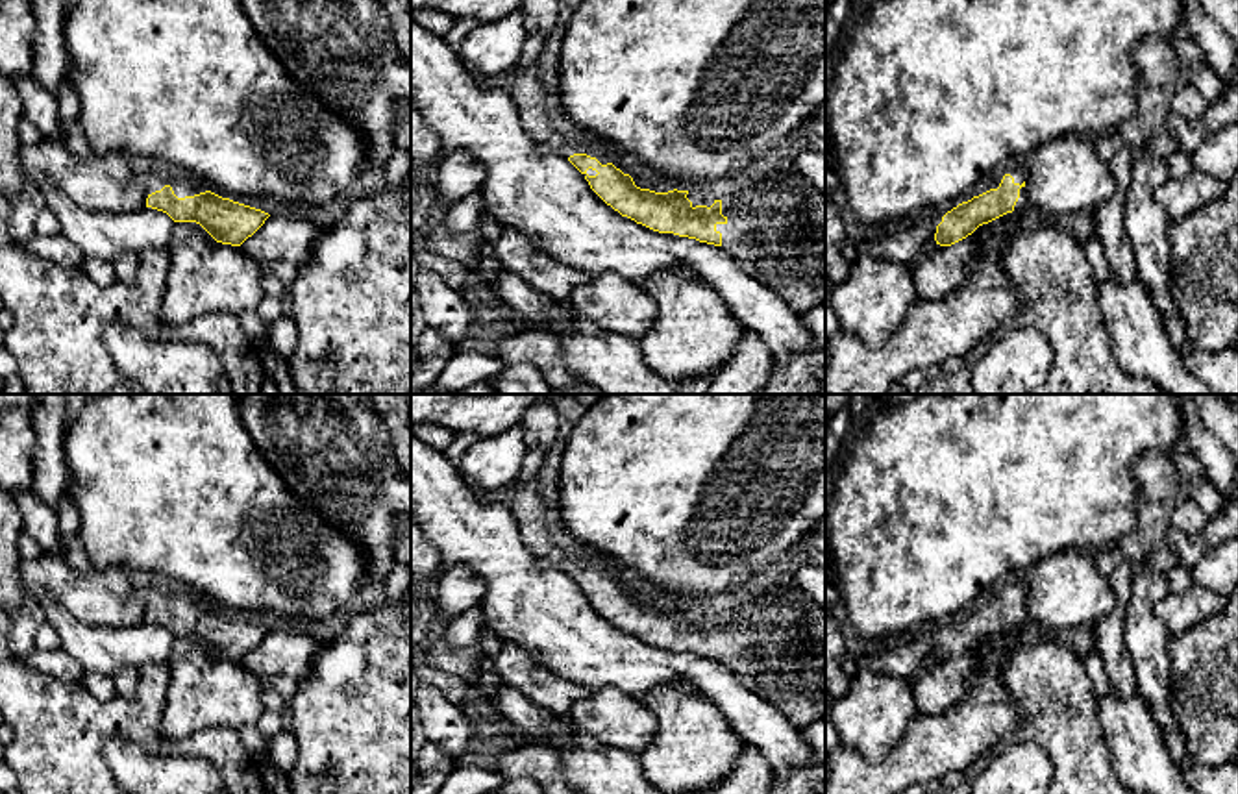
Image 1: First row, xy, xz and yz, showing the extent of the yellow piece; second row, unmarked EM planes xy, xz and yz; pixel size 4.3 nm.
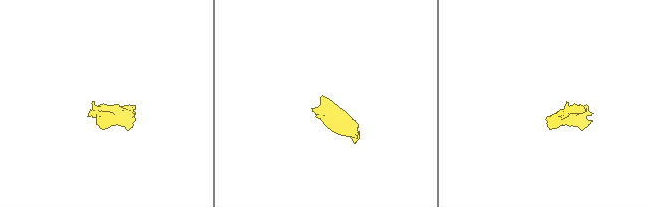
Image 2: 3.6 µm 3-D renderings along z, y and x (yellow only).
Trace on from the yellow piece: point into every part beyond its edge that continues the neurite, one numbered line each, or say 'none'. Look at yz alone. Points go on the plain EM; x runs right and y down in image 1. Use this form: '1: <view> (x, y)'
1: yz (1015, 580)

